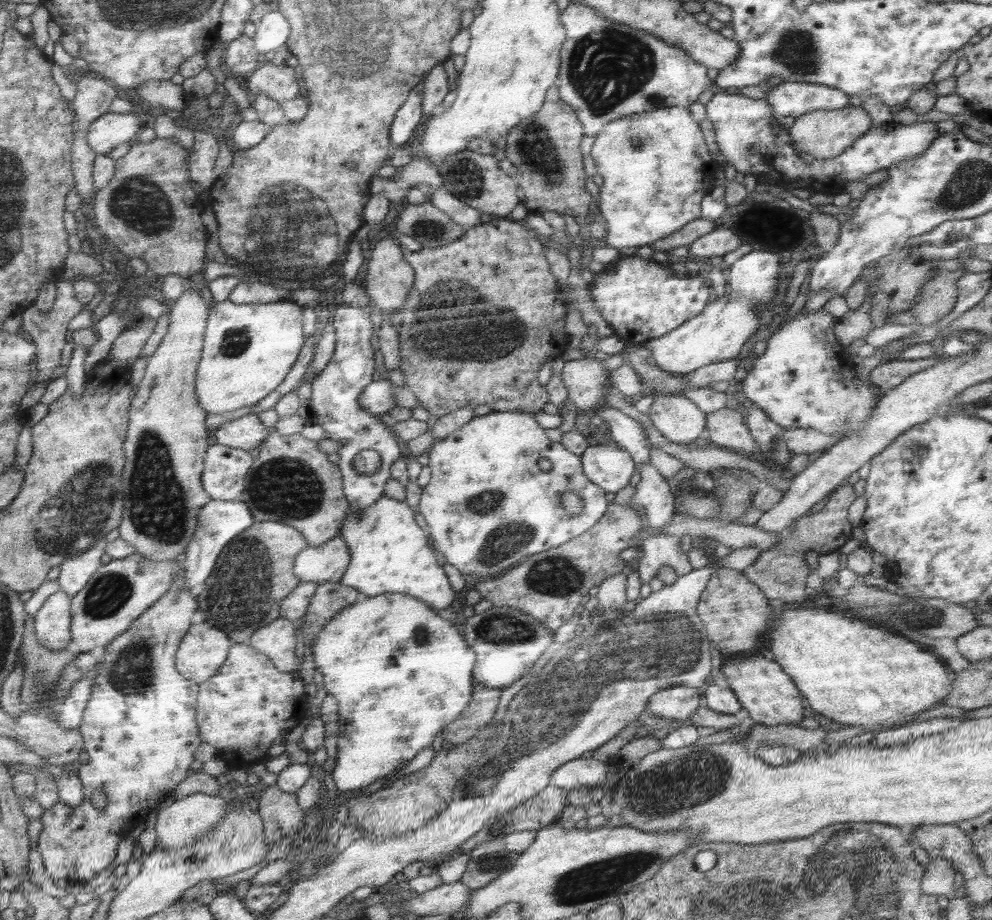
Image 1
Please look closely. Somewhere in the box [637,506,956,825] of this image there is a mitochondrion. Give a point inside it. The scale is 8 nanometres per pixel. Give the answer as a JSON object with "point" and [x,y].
{"point":[923,616]}

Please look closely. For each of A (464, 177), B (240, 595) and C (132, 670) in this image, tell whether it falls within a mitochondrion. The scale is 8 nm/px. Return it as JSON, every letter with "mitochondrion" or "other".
{"A":"mitochondrion","B":"mitochondrion","C":"mitochondrion"}

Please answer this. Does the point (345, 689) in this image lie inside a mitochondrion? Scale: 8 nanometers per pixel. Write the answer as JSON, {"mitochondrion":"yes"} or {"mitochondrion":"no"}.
{"mitochondrion":"no"}

